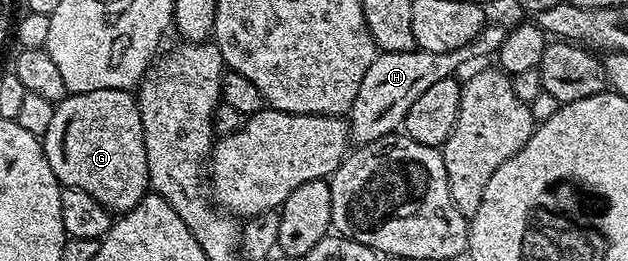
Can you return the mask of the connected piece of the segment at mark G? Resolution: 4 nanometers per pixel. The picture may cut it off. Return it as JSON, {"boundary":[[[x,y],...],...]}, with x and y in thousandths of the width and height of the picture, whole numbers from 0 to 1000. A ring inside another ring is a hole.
{"boundary":[[[161,341],[104,368],[88,398],[83,471],[65,544],[92,705],[140,732],[177,820],[202,816],[239,724],[220,379],[209,345]]]}

